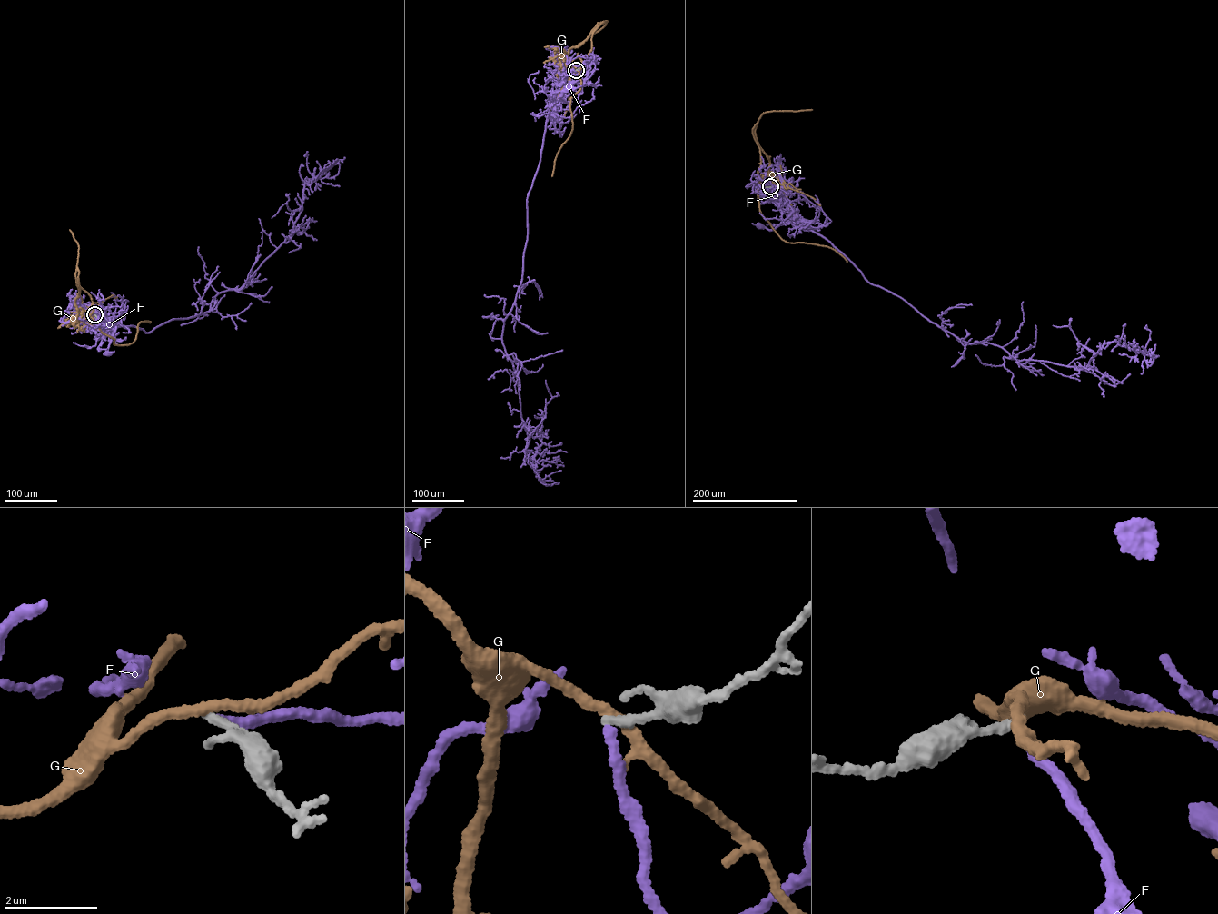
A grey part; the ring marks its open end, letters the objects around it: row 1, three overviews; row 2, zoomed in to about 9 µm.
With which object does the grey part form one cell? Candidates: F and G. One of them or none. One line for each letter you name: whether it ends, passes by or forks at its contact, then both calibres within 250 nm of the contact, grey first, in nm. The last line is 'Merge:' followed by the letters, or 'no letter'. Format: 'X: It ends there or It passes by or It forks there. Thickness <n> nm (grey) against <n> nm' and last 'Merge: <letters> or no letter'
F: It ends there. Thickness 180 nm (grey) against 200 nm
Merge: F

